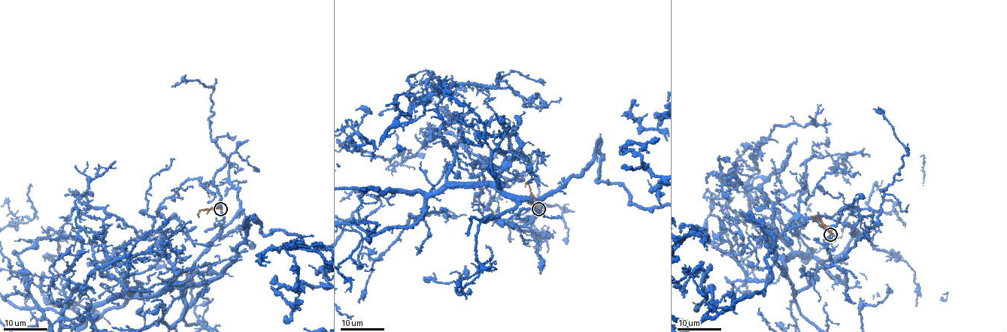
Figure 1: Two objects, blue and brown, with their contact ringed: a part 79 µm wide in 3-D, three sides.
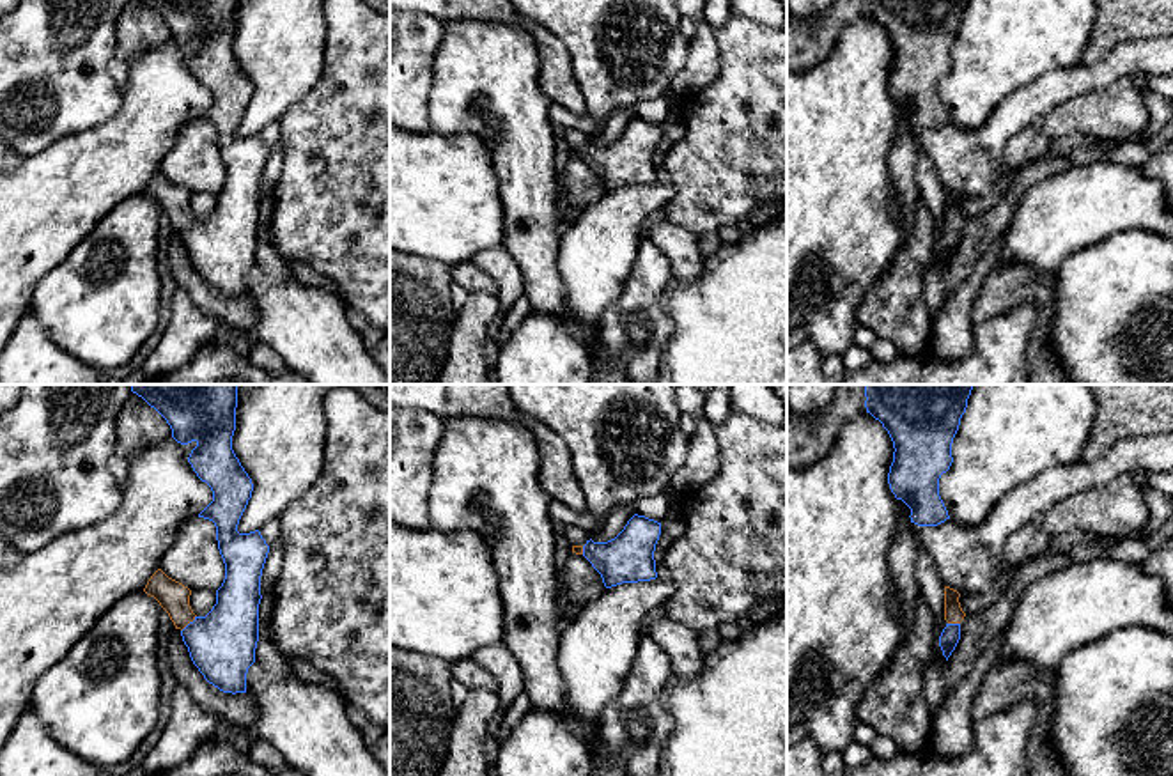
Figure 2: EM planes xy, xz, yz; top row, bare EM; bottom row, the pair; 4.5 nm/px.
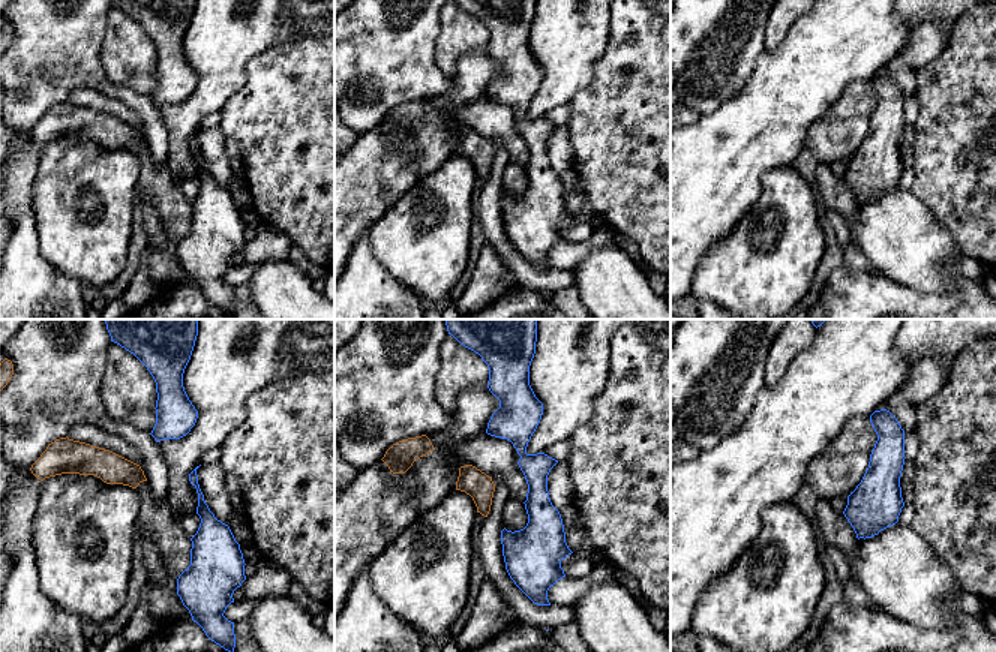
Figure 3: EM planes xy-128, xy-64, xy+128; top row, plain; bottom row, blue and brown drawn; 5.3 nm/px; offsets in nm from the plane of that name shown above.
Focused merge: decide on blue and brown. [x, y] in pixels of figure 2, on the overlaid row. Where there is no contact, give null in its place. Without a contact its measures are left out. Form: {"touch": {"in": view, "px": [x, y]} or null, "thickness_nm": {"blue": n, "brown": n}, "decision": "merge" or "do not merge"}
{"touch": {"in": "xy", "px": [188, 624]}, "thickness_nm": {"blue": 300, "brown": 140}, "decision": "merge"}

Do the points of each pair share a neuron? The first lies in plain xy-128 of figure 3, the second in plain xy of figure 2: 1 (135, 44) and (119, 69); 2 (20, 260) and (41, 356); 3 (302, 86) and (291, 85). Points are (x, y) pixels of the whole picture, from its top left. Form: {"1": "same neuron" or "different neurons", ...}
{"1": "same neuron", "2": "same neuron", "3": "different neurons"}

